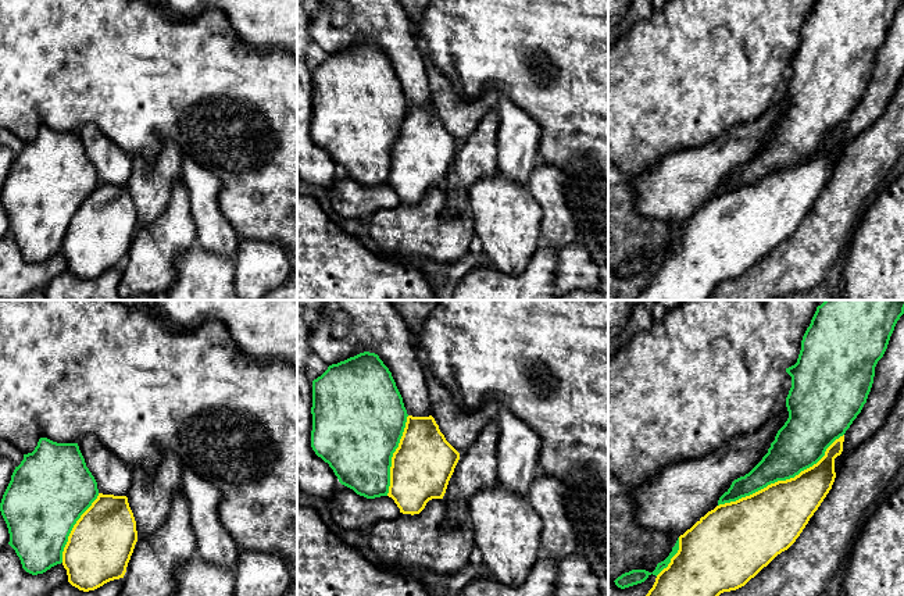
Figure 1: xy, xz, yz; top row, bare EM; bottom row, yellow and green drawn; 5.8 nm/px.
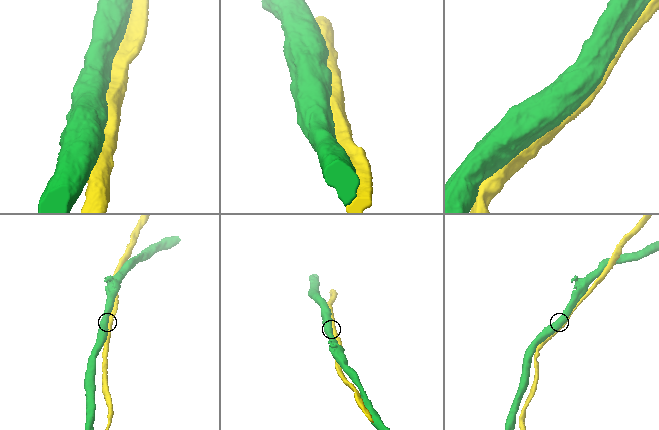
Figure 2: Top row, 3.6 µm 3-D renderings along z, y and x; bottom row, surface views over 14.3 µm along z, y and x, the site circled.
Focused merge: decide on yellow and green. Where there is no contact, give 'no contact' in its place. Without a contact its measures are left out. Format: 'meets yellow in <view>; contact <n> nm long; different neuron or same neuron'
meets yellow in yz; contact 850 nm long; same neuron

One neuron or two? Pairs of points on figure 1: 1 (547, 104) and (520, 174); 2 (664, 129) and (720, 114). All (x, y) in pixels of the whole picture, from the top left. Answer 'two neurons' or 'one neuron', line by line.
1: two neurons
2: one neuron

